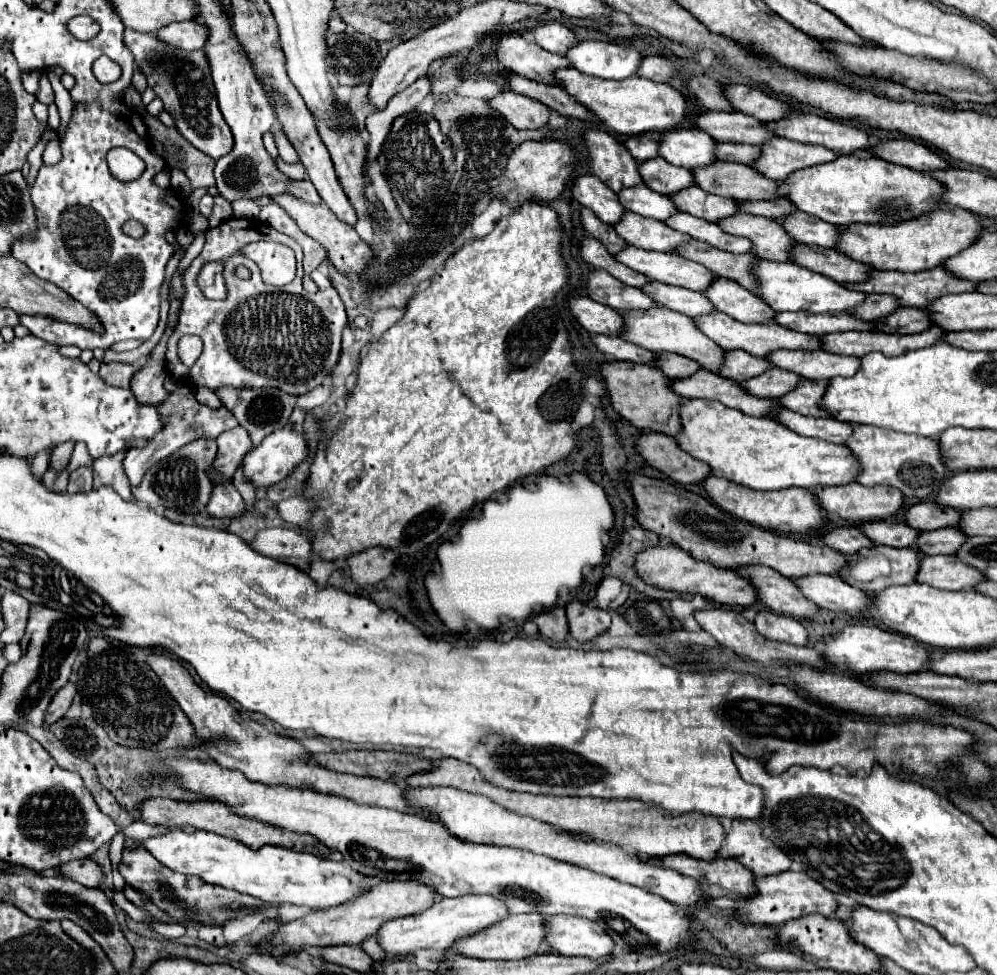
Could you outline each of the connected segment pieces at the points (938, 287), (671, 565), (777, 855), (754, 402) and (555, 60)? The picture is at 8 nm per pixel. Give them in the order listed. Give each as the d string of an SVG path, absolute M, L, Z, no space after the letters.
M937 266L933 270L923 270L923 272L913 272L913 274L907 274L907 272L879 272L879 270L871 270L869 278L863 280L863 282L853 282L853 284L847 284L849 290L857 290L857 292L863 292L863 294L889 294L893 298L897 298L897 302L901 306L913 306L913 308L923 308L925 302L929 300L935 300L943 294L961 294L961 292L971 292L977 284L975 282L967 282L967 280L961 280L961 278L955 278L951 276L945 268Z
M673 544L671 546L655 546L655 548L647 548L647 550L639 552L633 568L645 584L659 588L659 590L665 590L665 592L693 594L693 596L701 594L703 598L709 598L709 600L715 600L717 604L727 604L727 606L735 606L735 604L753 606L753 604L757 604L755 588L745 578L739 578L731 570L711 566L709 562L699 562L699 560L687 556L685 550L679 550Z
M733 820L719 856L741 862L751 868L757 878L791 868L791 858L781 846L775 846L761 834L761 826L755 820Z
M699 368L695 374L687 378L671 380L671 390L681 398L707 398L719 400L727 408L735 408L747 416L767 416L771 406L779 406L777 400L755 398L747 394L737 382L727 378L719 378L719 374Z
M521 34L501 36L495 46L495 56L503 68L519 76L549 84L555 84L555 70L569 68L563 56L555 56L547 50L541 50L533 42L525 40Z

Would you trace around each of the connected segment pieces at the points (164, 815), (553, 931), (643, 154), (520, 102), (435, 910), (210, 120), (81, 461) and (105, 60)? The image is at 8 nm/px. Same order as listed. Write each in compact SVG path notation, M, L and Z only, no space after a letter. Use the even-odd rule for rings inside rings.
M147 798L139 802L139 812L141 812L141 820L153 826L181 826L181 828L191 826L197 830L207 830L219 836L235 838L249 848L261 848L265 844L271 844L271 826L263 826L263 822L255 822L251 818L235 818L235 814L227 810L227 806L219 806L217 802L207 802L207 800L179 802L171 798Z
M545 916L547 938L545 944L563 956L585 956L605 958L611 956L615 944L611 936L589 918L579 916Z
M643 134L641 136L631 136L627 142L623 142L623 146L639 162L657 156L657 142L647 138L647 136L643 136Z
M511 90L499 92L495 98L487 100L487 104L497 110L507 122L511 122L511 126L515 126L517 130L541 128L551 116L551 110L547 110L547 106L543 106L541 102L535 102Z
M459 896L459 898L441 898L435 902L429 910L407 916L407 918L397 918L387 922L379 934L377 940L383 946L387 956L409 956L417 950L431 948L431 950L449 950L459 938L477 934L481 930L491 928L493 924L505 920L509 916L507 904L495 896Z
M125 28L123 42L135 58L135 66L145 74L149 88L163 100L163 108L173 116L177 130L201 152L211 158L221 158L231 152L233 134L223 120L223 114L217 106L215 86L211 80L209 60L203 50L179 50L161 42L155 34L139 34L131 28ZM151 58L163 58L161 64L155 64Z
M77 442L75 450L73 450L73 456L71 456L71 460L69 460L67 465L68 472L77 470L79 466L91 466L91 464L93 464L93 458L87 452L87 446L83 442Z
M107 56L98 58L94 62L92 70L97 80L103 84L113 82L121 75L119 65L113 65L113 61Z

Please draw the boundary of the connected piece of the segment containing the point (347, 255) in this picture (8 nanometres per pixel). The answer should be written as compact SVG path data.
M279 194L279 196L271 196L271 202L279 204L295 222L297 226L307 234L311 236L313 240L317 240L319 244L323 244L329 252L329 260L333 262L333 266L341 272L341 274L351 274L353 278L359 276L365 268L367 268L367 262L371 258L371 248L357 236L355 228L341 222L335 214L331 214L331 210L327 208L327 204L309 204L301 198L295 198L291 194Z

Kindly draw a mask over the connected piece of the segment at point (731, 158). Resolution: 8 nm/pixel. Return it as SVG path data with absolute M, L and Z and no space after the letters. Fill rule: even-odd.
M717 142L715 144L715 156L725 162L741 162L749 164L759 156L759 146L749 144L733 144L733 142Z

